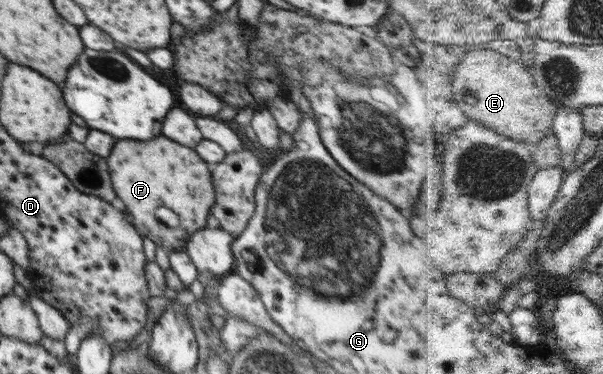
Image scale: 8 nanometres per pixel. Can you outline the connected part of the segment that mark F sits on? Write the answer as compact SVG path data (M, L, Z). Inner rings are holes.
M157 137L151 141L119 141L111 151L109 159L109 173L112 188L120 199L120 206L133 217L135 229L145 237L149 237L156 245L162 245L165 250L185 250L186 241L192 233L209 225L210 209L215 203L215 188L212 173L204 159L201 159L193 149L187 149L167 137ZM159 207L167 207L175 211L179 217L179 226L170 228L155 217Z

